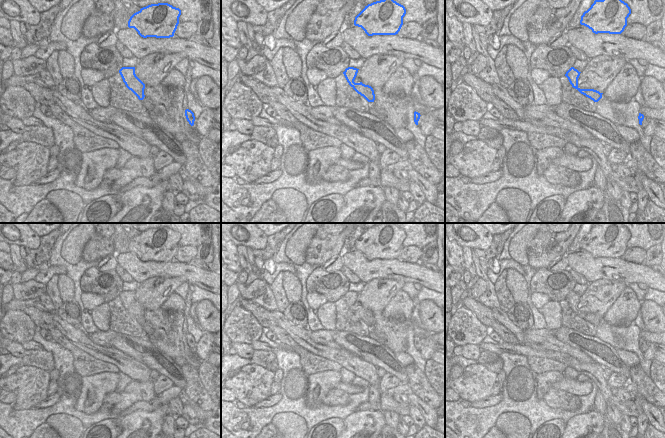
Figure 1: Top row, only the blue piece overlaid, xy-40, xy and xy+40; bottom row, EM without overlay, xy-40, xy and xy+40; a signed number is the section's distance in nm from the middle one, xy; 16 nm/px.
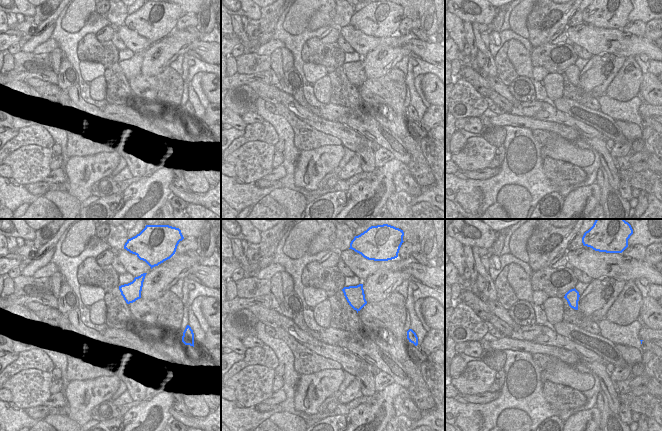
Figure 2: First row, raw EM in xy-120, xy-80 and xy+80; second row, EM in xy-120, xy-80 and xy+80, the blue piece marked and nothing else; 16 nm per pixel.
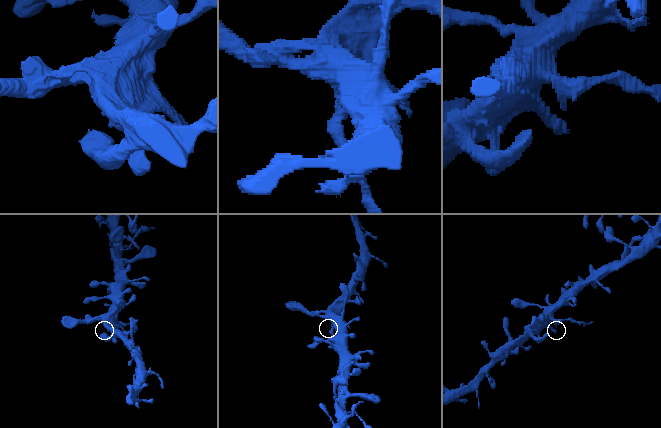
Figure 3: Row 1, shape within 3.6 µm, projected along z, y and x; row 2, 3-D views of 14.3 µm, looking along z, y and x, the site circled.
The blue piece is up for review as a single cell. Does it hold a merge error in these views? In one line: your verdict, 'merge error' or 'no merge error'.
merge error

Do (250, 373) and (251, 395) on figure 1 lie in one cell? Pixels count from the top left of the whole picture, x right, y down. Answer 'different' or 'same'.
same

